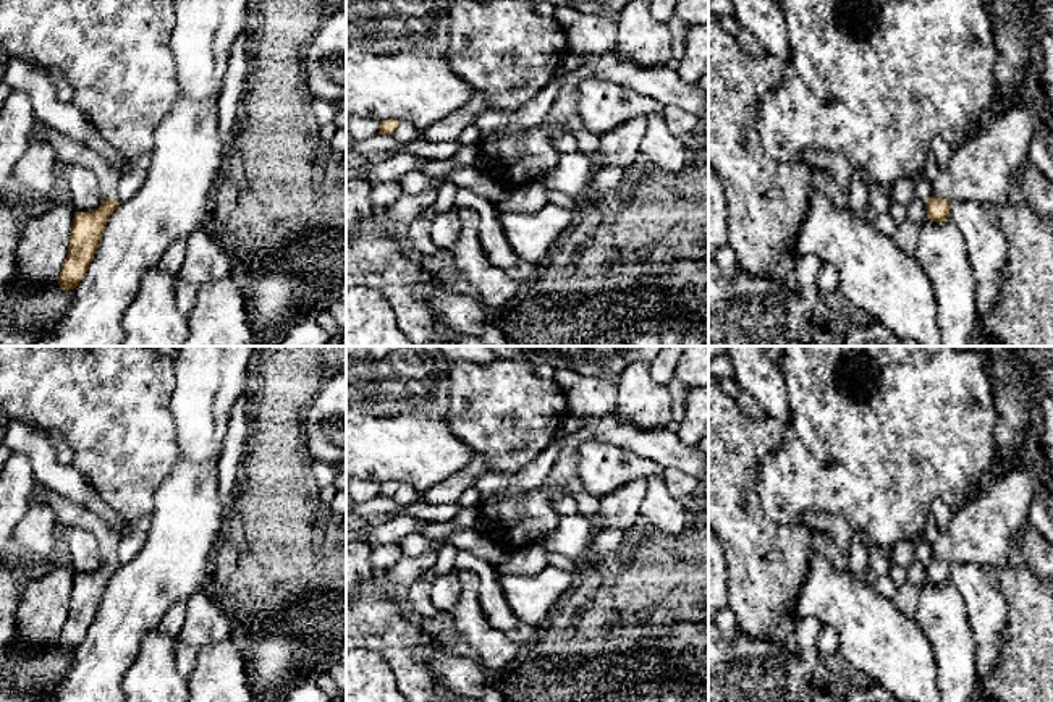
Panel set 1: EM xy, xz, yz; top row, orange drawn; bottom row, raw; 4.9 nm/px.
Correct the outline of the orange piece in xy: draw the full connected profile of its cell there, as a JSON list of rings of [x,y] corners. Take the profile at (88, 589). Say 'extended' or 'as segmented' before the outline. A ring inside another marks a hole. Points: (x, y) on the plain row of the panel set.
extended; [[[37,480],[31,485],[31,495],[47,501],[58,521],[71,522],[92,532],[99,545],[99,555],[102,560],[100,569],[89,574],[74,574],[70,610],[58,639],[60,650],[70,653],[84,641],[105,587],[113,573],[120,568],[116,552],[121,534],[92,508],[61,497]]]

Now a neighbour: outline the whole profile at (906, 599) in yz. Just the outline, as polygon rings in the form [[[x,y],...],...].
[[[906,582],[896,589],[896,594],[891,600],[903,615],[906,615],[907,618],[914,618],[919,611],[919,595],[920,587]]]

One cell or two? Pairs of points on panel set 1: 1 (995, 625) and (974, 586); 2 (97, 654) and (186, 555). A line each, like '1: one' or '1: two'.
1: one
2: one

